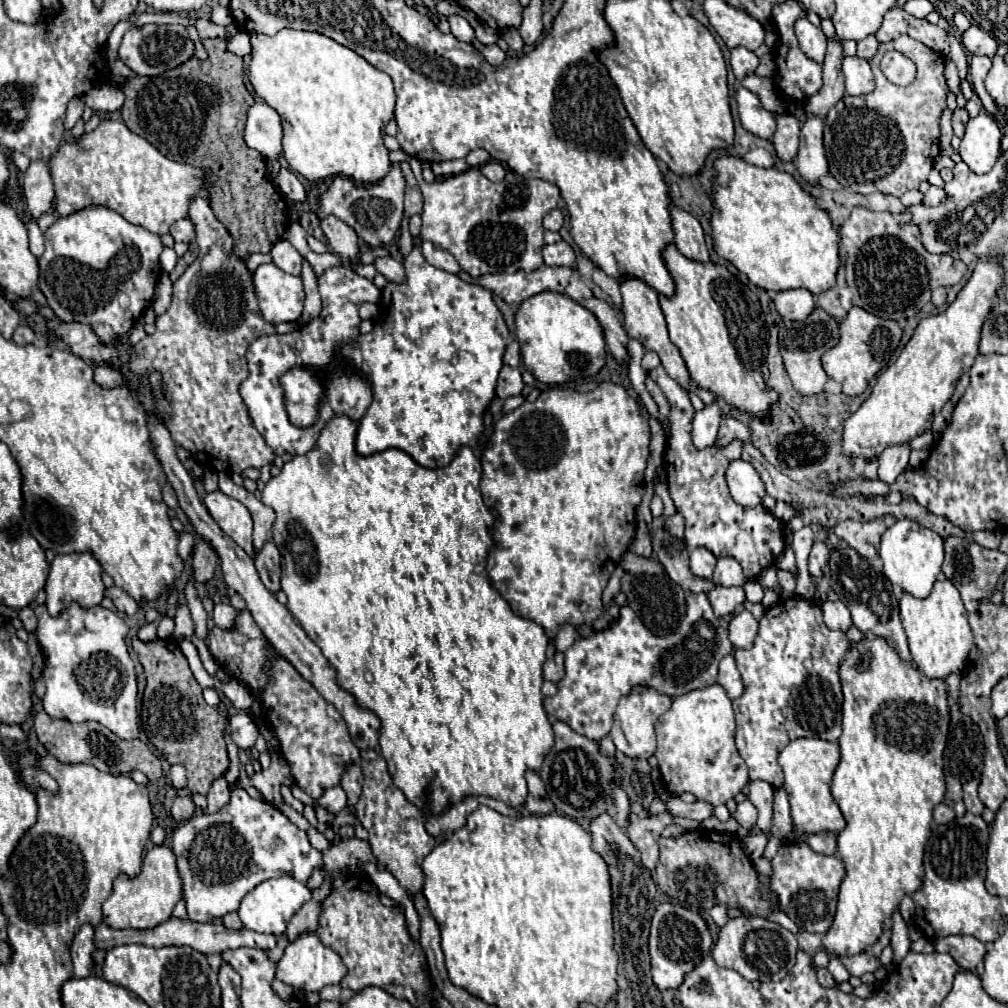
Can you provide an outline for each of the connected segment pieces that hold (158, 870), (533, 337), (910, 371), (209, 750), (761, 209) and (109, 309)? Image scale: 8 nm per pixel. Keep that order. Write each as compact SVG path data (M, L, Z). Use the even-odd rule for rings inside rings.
M154 846L146 852L142 872L136 878L118 876L114 880L114 894L104 902L104 922L112 928L154 928L172 916L176 902L182 898L182 878L176 868L176 856L168 846Z
M540 292L516 312L516 338L524 366L544 384L576 384L596 376L606 364L604 330L596 316L566 294Z
M988 256L978 260L970 280L958 292L956 300L942 314L918 322L898 360L878 376L872 394L846 420L842 444L846 456L864 456L866 460L872 460L878 458L884 448L910 442L914 436L930 428L934 408L940 410L952 398L960 376L970 370L978 356L980 330L990 314L998 288L1004 284L1004 274L1006 270L1000 258L996 260Z
M132 638L132 650L144 666L146 690L140 708L140 722L148 740L170 764L182 764L188 772L188 790L206 794L210 784L228 770L228 752L224 744L224 708L214 710L202 698L202 688L194 680L188 660L170 638L142 642Z
M736 156L716 158L714 170L716 178L712 184L710 236L720 258L732 262L742 274L748 276L752 284L768 292L806 288L812 294L820 294L836 284L836 272L840 266L838 232L832 226L828 214L816 208L812 196L808 196L790 174L774 168L758 168Z
M88 206L88 208L82 208L82 210L74 212L74 214L70 214L70 216L60 216L60 218L44 232L44 238L46 238L46 250L44 250L42 258L38 260L38 266L40 266L38 288L44 292L44 296L46 296L46 300L48 300L48 306L54 310L54 314L56 314L60 320L64 320L64 322L86 322L86 324L90 324L90 326L94 328L94 332L96 332L104 342L112 340L114 336L128 334L128 330L130 330L130 328L134 326L134 322L142 316L142 312L150 306L150 300L152 300L152 292L154 292L154 286L156 286L156 280L158 280L158 274L160 274L158 256L160 256L160 252L162 252L162 248L164 248L162 242L160 242L160 236L148 232L148 230L142 228L142 226L128 224L120 214L112 212L110 208L104 208L104 206ZM110 270L118 270L120 278L118 278L118 282L114 284L114 288L110 288L108 292L104 292L104 282L102 282L102 280L98 282L98 276L96 276L96 274L104 274L104 272L108 274Z

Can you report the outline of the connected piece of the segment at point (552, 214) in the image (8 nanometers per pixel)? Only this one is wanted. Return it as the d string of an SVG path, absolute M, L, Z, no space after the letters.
M558 208L550 210L550 212L544 216L544 228L546 228L546 230L558 232L558 230L562 228L562 224L564 224L564 216L562 216L562 212L560 212Z

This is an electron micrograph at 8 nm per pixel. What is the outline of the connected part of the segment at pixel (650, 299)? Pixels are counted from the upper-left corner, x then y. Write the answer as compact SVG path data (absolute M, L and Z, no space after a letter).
M628 278L620 284L620 290L622 290L622 314L624 314L624 324L626 324L626 332L630 338L636 338L646 350L652 350L660 356L662 360L662 366L664 370L668 372L670 378L674 378L686 392L690 392L690 374L686 370L686 364L684 364L684 358L680 354L680 350L670 342L668 338L668 330L666 330L666 322L664 322L664 314L660 310L660 304L658 304L658 294L648 288L642 280L636 280L636 278Z

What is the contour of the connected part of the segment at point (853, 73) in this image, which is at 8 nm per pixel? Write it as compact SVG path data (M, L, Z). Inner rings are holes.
M844 58L842 60L842 76L844 76L844 92L846 96L862 96L874 90L874 74L870 70L868 60L864 58Z

